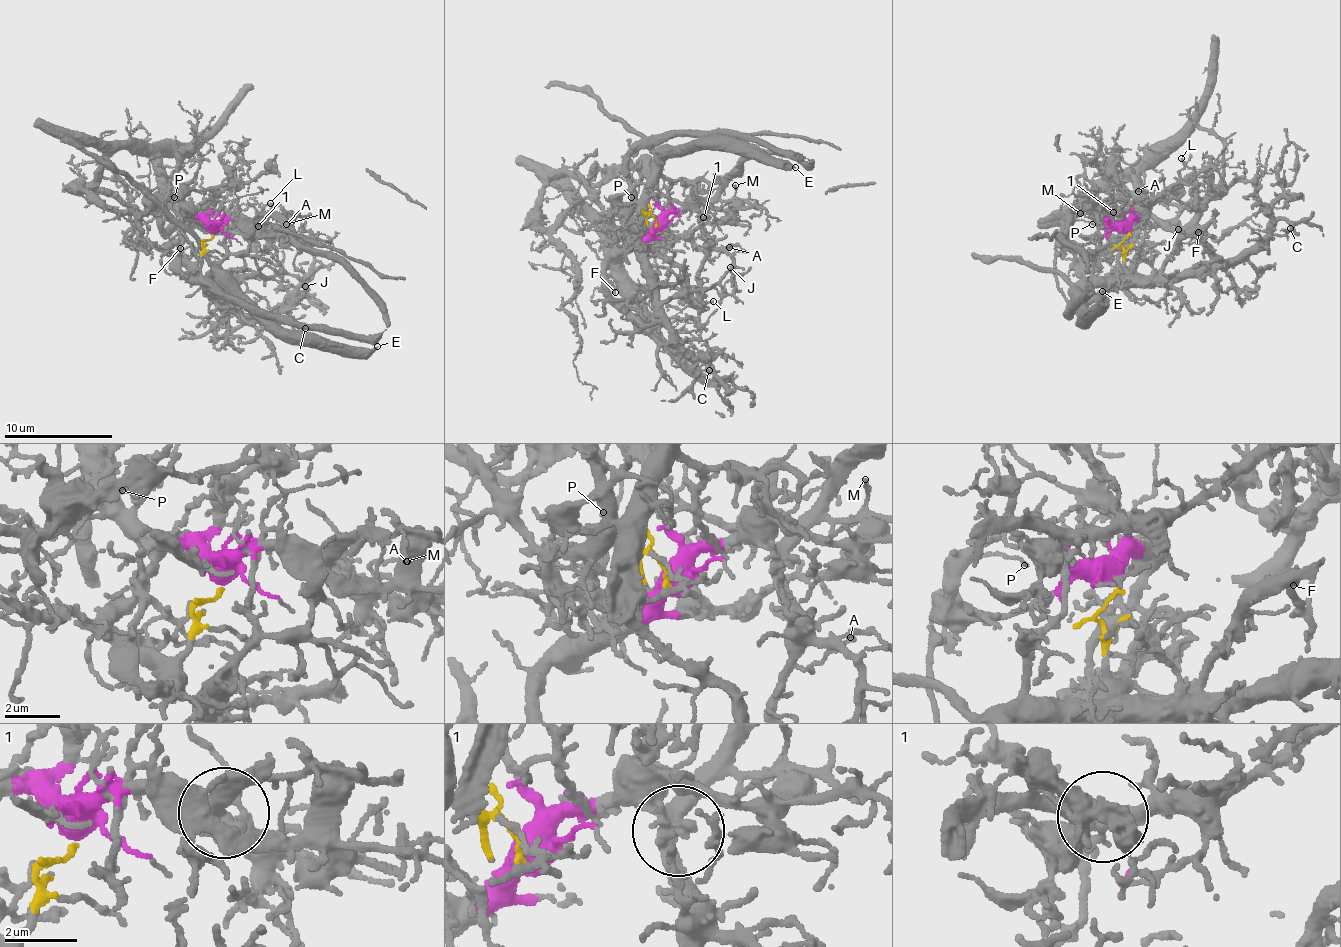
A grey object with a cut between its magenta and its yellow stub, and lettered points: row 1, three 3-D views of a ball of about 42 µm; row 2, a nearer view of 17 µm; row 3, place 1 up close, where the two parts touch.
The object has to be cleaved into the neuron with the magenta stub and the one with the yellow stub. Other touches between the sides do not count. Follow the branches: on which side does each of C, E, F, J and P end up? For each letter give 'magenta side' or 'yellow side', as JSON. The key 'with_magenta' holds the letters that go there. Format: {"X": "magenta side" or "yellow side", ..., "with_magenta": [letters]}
{"C": "yellow side", "E": "yellow side", "F": "magenta side", "J": "yellow side", "P": "magenta side", "with_magenta": ["F", "P"]}

